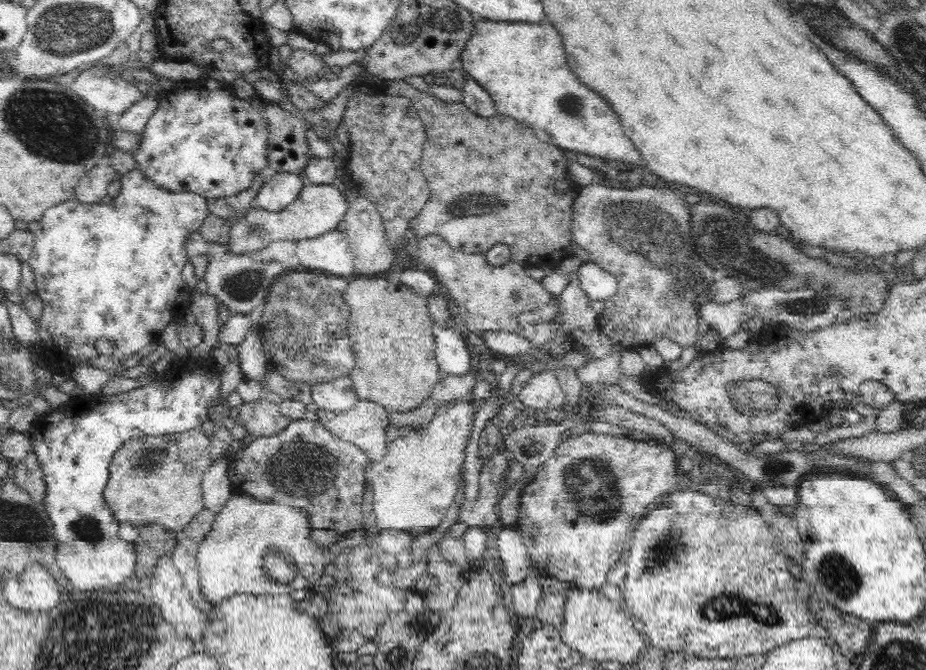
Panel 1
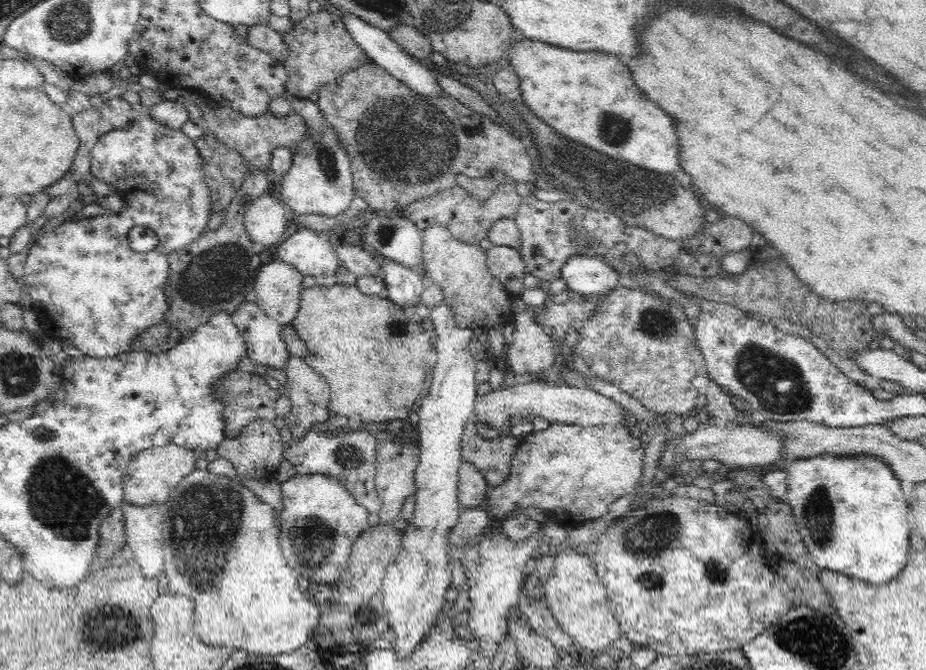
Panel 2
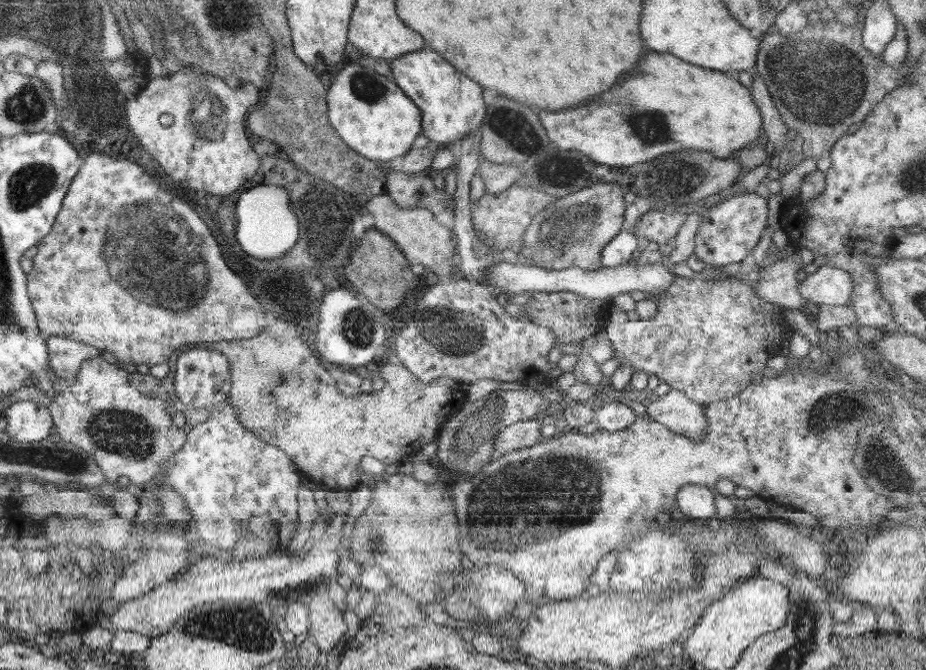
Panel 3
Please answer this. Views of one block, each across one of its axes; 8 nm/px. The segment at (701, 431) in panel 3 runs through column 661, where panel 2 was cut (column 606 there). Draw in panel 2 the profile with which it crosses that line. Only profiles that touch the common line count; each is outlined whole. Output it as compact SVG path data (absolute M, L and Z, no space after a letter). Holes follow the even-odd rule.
M530 381L508 386L501 390L491 391L486 395L478 395L472 421L487 424L499 431L506 431L510 418L520 416L536 416L553 423L574 424L581 427L596 427L601 424L628 425L638 429L634 419L615 400L600 394L592 388L577 388L572 385L555 382Z

